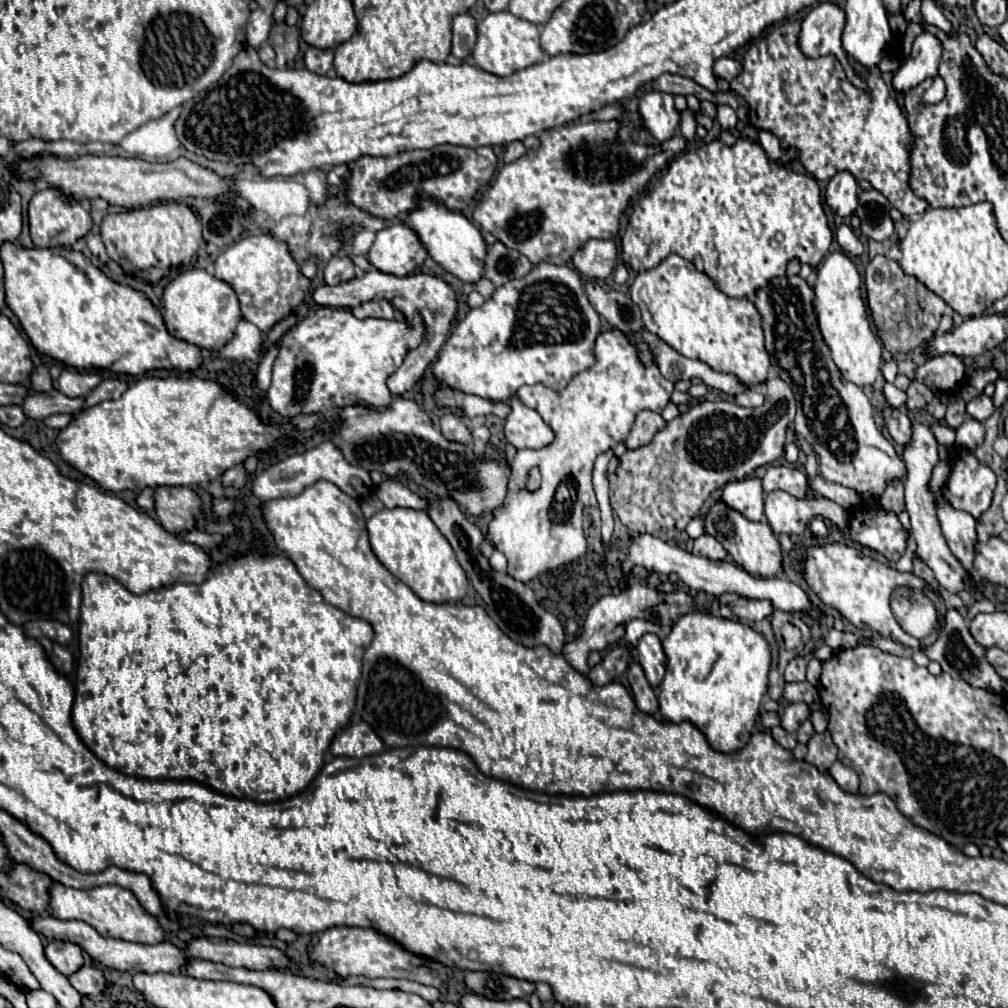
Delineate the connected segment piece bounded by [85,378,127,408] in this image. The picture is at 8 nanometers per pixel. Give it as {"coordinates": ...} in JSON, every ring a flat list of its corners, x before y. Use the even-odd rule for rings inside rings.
{"coordinates":[[107,378,103,380,87,398,85,398,85,408,95,406,103,400,117,400,121,398,121,394,127,390,127,382,119,380,119,378]]}

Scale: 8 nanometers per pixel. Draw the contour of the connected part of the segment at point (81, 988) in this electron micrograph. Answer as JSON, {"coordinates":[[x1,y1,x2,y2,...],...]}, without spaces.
{"coordinates":[[95,966,79,968,73,976,69,976,69,982,79,994,85,994,85,996,97,996,107,990,107,980,103,972]]}

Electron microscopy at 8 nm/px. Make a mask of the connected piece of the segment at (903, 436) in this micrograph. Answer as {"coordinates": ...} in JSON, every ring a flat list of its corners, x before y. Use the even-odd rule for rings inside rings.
{"coordinates":[[887,408,883,412,885,424,889,428,891,438,899,444,899,446,907,446,907,442,911,442,911,420,907,414,899,414,899,410,895,408]]}

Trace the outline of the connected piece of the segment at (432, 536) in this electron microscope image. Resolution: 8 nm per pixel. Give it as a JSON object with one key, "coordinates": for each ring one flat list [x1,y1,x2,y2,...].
{"coordinates":[[383,508,367,520,367,532,379,562,405,582,421,600,457,602,467,594,465,570,459,566,453,548,427,512,413,508]]}

